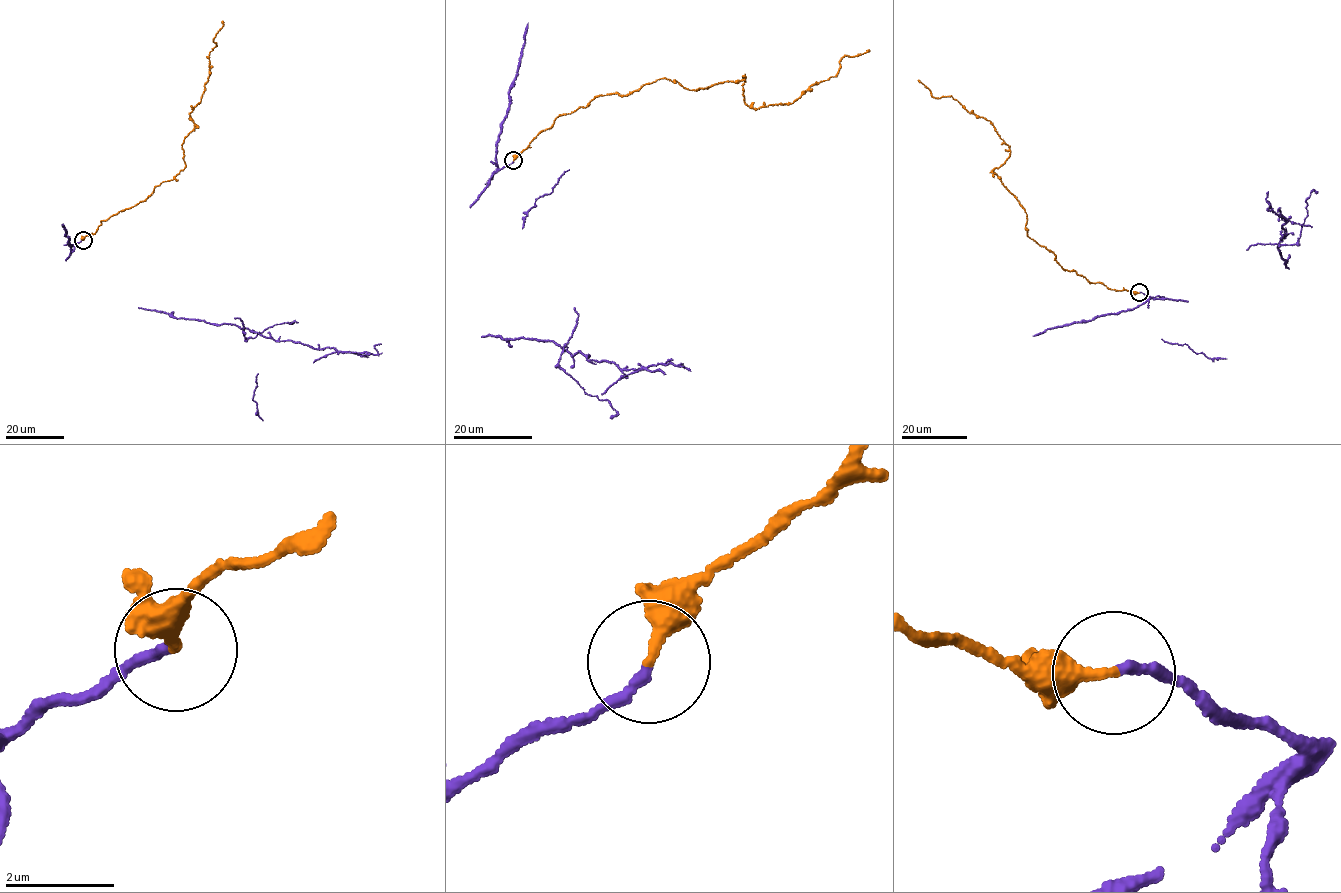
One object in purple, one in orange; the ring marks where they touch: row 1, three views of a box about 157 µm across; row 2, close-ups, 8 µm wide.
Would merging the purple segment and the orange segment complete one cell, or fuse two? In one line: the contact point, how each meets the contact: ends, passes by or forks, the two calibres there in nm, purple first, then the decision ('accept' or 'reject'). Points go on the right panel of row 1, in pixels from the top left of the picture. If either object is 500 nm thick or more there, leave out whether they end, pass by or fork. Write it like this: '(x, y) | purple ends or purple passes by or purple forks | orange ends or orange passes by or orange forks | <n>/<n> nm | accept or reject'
(1139, 292) | purple ends | orange ends | 180/280 nm | reject

